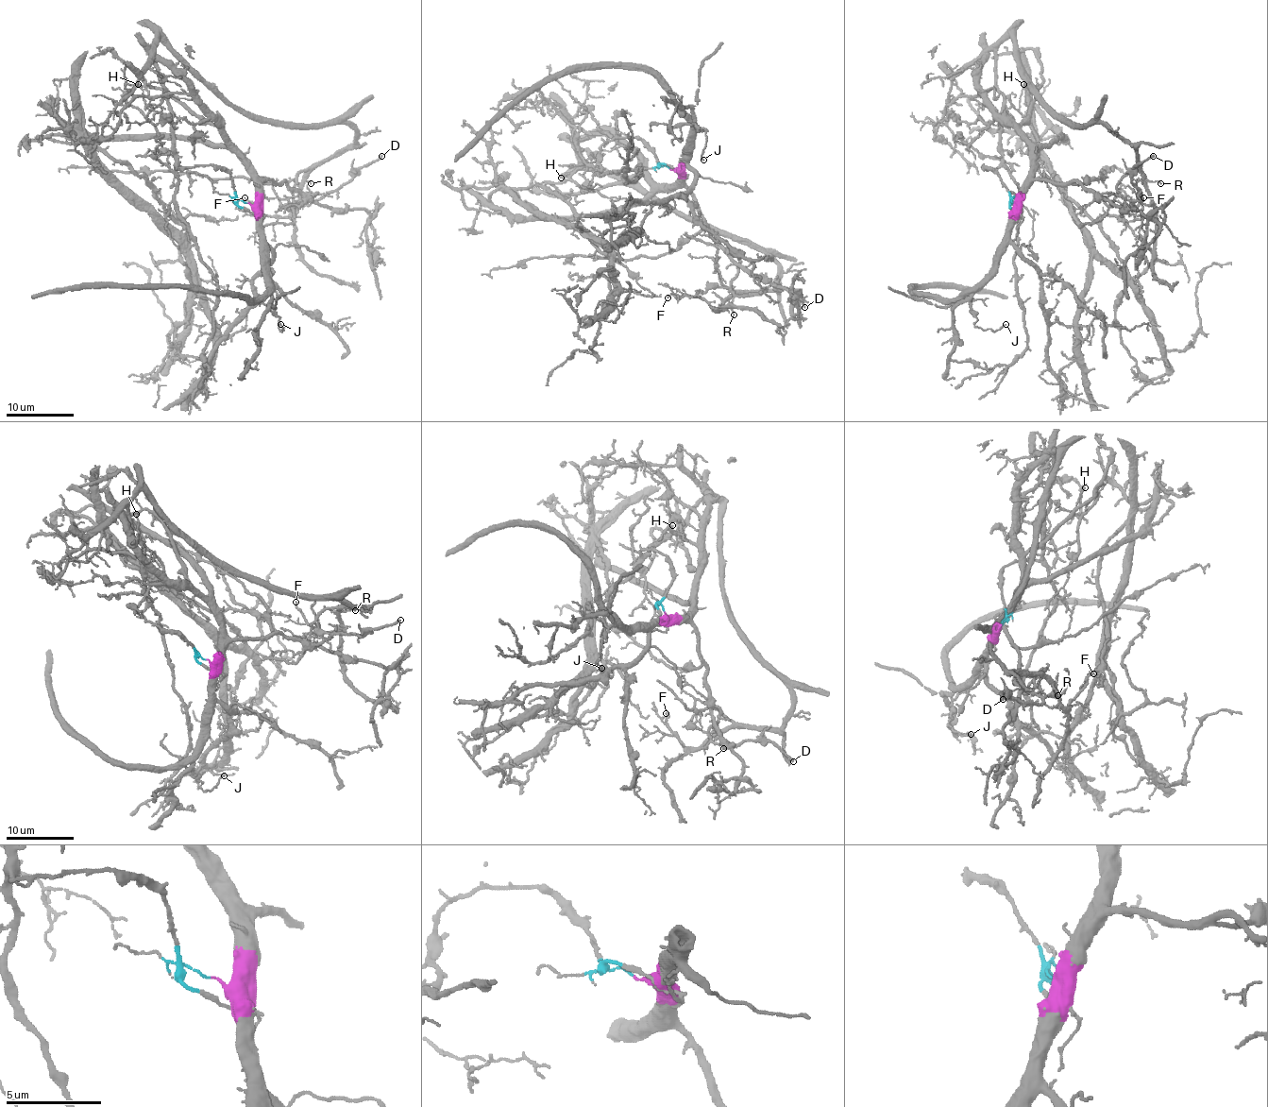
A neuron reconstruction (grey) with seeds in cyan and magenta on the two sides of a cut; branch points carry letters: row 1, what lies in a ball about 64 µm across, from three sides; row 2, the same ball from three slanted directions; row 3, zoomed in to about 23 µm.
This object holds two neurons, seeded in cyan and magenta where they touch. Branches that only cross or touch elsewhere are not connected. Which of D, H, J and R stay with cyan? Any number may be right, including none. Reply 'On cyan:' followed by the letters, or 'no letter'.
On cyan: H, R

